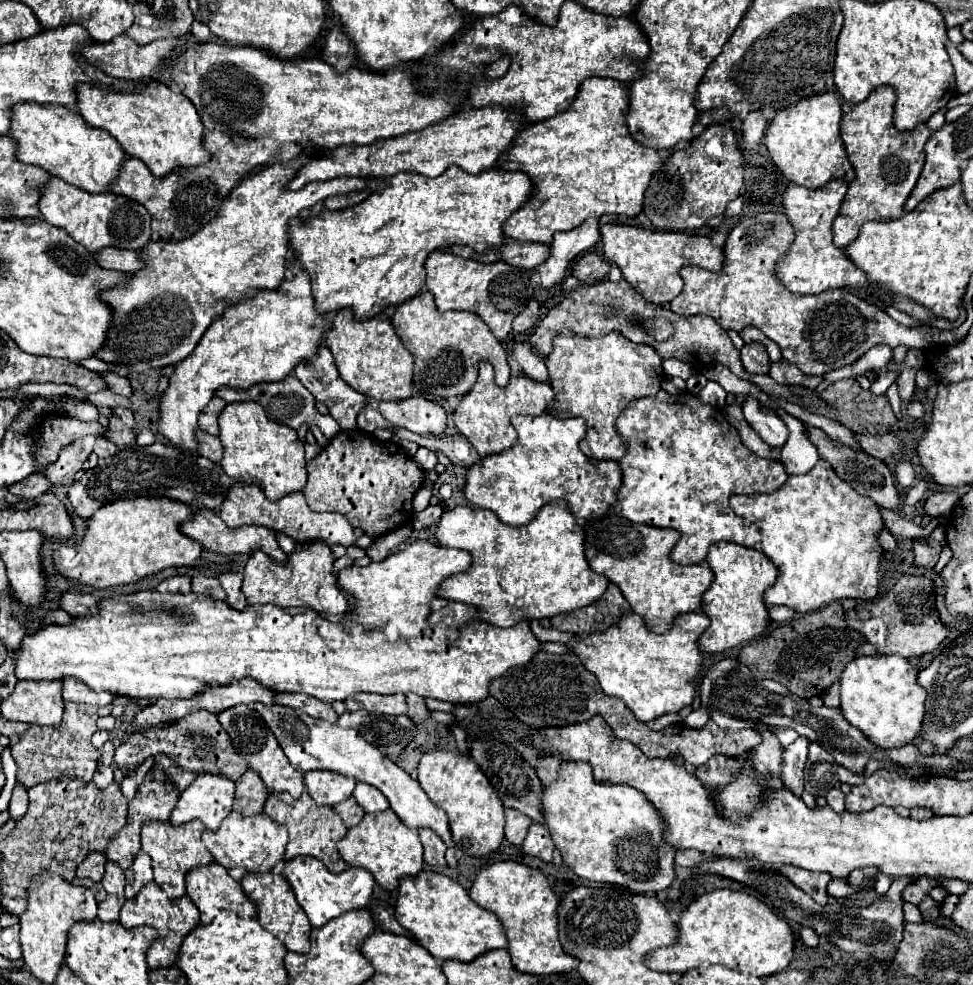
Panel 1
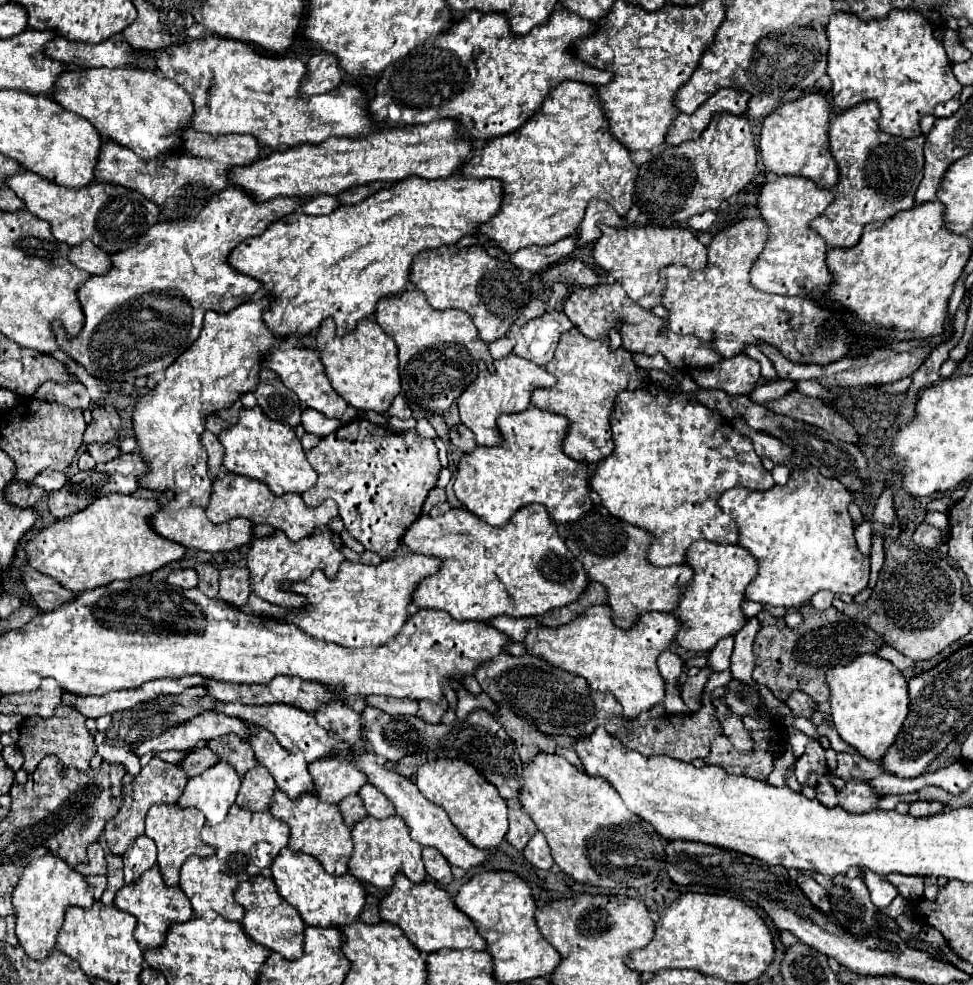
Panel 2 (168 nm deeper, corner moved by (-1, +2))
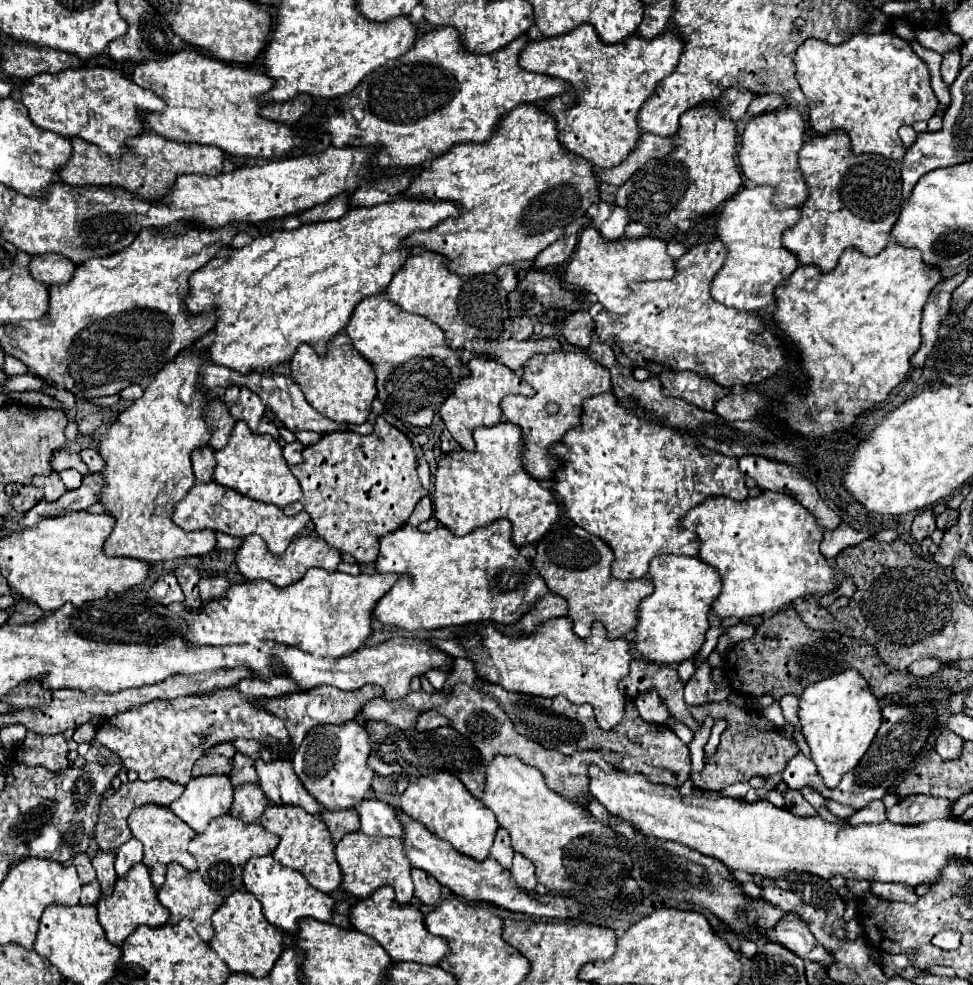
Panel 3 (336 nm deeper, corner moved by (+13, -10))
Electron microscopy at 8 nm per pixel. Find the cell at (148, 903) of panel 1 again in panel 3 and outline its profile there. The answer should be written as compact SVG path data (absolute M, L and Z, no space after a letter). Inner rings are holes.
M140 862L124 878L118 878L114 884L114 892L108 898L100 898L98 904L98 922L106 932L108 942L120 946L126 936L130 936L138 926L148 924L148 926L162 926L168 922L168 910L158 902L156 898L156 888L150 880L148 868Z

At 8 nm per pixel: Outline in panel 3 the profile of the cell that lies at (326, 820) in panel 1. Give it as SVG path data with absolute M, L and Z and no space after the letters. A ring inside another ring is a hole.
M270 804L264 810L264 814L260 816L260 824L268 832L280 836L280 844L272 852L272 856L280 864L298 870L308 880L310 886L314 886L316 890L320 890L324 894L330 894L340 886L342 872L340 872L336 856L334 856L334 842L330 838L330 832L328 832L326 824L320 820L320 816L312 816L300 806L286 806L286 804L276 806L276 804Z

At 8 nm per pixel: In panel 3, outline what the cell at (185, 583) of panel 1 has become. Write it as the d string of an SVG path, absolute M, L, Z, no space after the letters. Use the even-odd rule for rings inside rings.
M172 572L160 576L148 588L148 596L154 602L158 602L158 604L170 604L170 602L182 602L184 600L184 594L180 590L180 584L178 584L178 580L176 580L176 576Z

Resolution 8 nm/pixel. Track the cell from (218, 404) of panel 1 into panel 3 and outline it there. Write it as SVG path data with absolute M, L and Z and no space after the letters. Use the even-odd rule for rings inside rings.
M212 400L208 404L208 430L212 430L210 446L214 450L220 450L226 446L234 424L236 424L236 420L230 416L230 412L222 400Z

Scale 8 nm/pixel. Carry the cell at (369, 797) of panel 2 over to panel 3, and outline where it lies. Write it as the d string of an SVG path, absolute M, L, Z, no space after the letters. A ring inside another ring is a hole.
M364 800L356 806L362 822L362 832L368 836L394 836L402 838L402 822L396 810L380 800Z

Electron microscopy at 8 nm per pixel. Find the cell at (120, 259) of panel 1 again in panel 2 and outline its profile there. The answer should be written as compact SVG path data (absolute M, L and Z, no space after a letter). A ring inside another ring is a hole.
M90 240L82 242L80 246L74 246L70 250L70 262L90 274L106 274L112 270L110 252L94 246Z

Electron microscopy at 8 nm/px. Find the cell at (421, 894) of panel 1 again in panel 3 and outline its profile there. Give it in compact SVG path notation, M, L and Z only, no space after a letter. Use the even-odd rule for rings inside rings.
M382 886L368 898L356 902L350 908L350 924L358 932L374 938L388 952L392 962L416 962L416 964L438 964L446 954L448 946L444 938L432 936L424 926L424 916L410 904L398 904L394 890Z

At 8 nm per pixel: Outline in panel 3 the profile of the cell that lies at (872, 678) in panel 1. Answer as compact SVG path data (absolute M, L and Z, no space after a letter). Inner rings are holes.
M846 670L808 684L800 696L798 718L802 724L804 740L812 754L812 762L816 764L818 774L828 788L836 788L842 774L860 762L882 722L878 700L872 696L866 680L856 670Z

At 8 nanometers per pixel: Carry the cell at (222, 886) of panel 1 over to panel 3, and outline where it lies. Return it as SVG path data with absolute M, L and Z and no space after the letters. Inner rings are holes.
M178 862L168 864L168 868L166 868L166 882L164 882L164 884L160 886L160 890L158 890L158 900L160 900L160 904L162 904L164 908L168 908L168 912L170 912L170 922L172 922L172 924L178 924L182 918L190 918L190 920L196 924L196 932L198 932L198 936L200 936L204 942L208 942L208 940L212 938L214 928L212 928L210 918L212 918L212 914L216 912L216 908L222 906L224 898L222 898L216 890L212 890L212 888L200 878L198 872L188 872L188 870L184 870Z

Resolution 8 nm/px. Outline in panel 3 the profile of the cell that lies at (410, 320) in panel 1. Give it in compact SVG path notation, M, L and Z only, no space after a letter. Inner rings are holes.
M384 292L364 298L356 306L356 312L352 312L348 328L344 330L348 332L352 346L374 368L378 400L404 424L420 428L430 426L456 382L468 374L458 352L444 344L444 332L436 324L400 310Z

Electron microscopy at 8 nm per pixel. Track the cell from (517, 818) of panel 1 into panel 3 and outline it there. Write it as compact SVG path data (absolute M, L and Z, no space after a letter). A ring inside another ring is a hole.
M498 828L496 832L496 840L492 844L492 850L490 850L490 856L504 868L510 868L512 866L512 856L514 856L514 850L512 850L512 844L510 844L510 834L502 828Z

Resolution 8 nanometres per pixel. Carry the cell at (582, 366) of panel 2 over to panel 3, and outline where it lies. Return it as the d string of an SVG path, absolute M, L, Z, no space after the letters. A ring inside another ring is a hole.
M550 352L532 356L524 366L522 376L536 394L532 398L524 396L504 396L502 398L502 416L506 422L516 424L524 434L524 450L522 462L524 470L532 474L536 480L550 480L552 472L556 470L556 458L548 452L548 446L562 440L562 436L580 422L582 402L594 394L610 392L610 372L600 366L598 362L590 360L582 354L572 352Z

